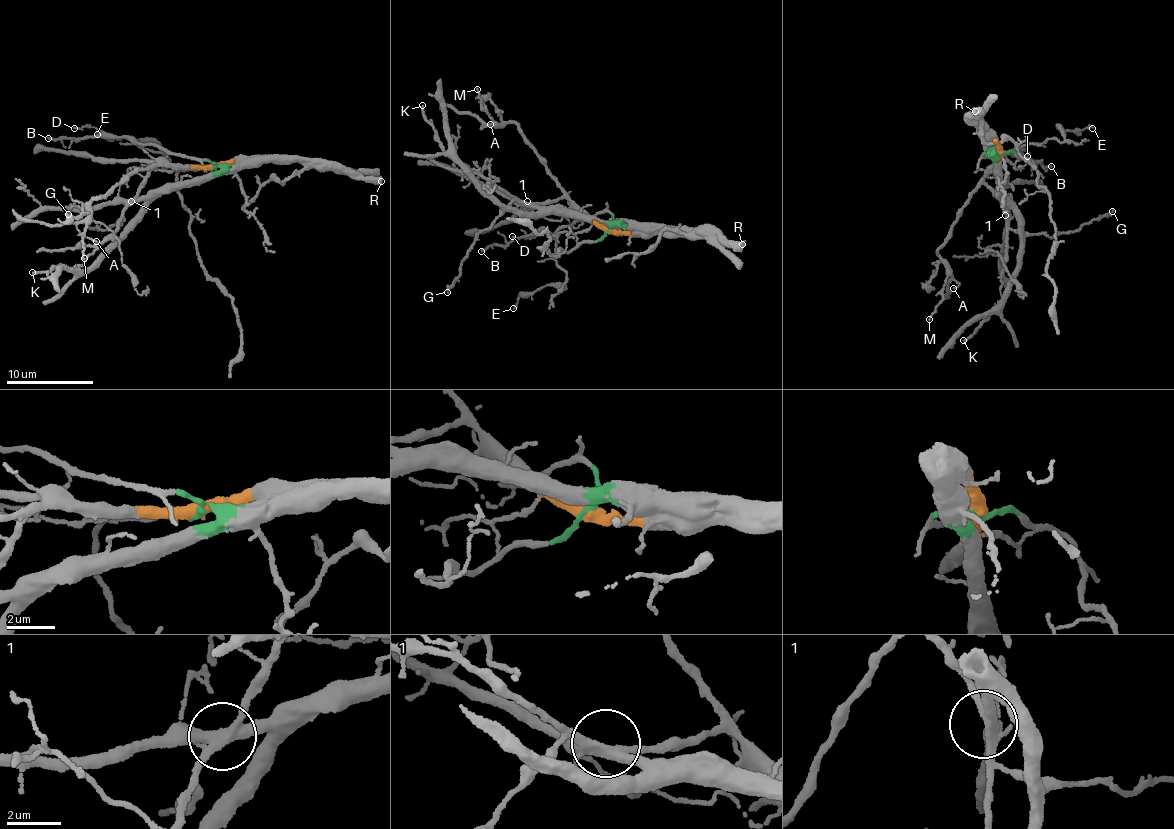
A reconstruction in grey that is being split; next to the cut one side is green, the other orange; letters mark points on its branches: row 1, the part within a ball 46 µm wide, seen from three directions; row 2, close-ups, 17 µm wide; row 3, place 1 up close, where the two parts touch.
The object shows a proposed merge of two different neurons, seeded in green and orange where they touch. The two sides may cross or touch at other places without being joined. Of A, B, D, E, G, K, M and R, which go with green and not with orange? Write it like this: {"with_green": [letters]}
{"with_green": ["B", "D", "E", "R"]}

